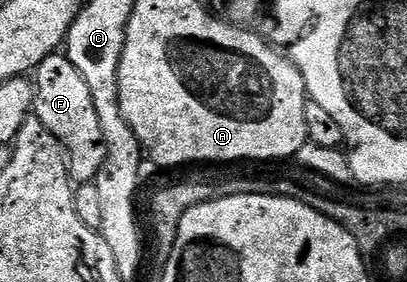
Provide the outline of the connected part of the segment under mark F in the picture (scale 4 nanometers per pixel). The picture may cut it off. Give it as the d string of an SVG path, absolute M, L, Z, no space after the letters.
M67 53L48 54L46 60L42 60L42 64L34 71L34 85L36 87L34 117L59 140L61 146L70 150L72 146L73 152L76 153L70 158L70 177L73 183L95 183L98 172L106 160L108 149L104 147L101 139L92 113L92 101L82 76L78 76L78 68L70 64Z

